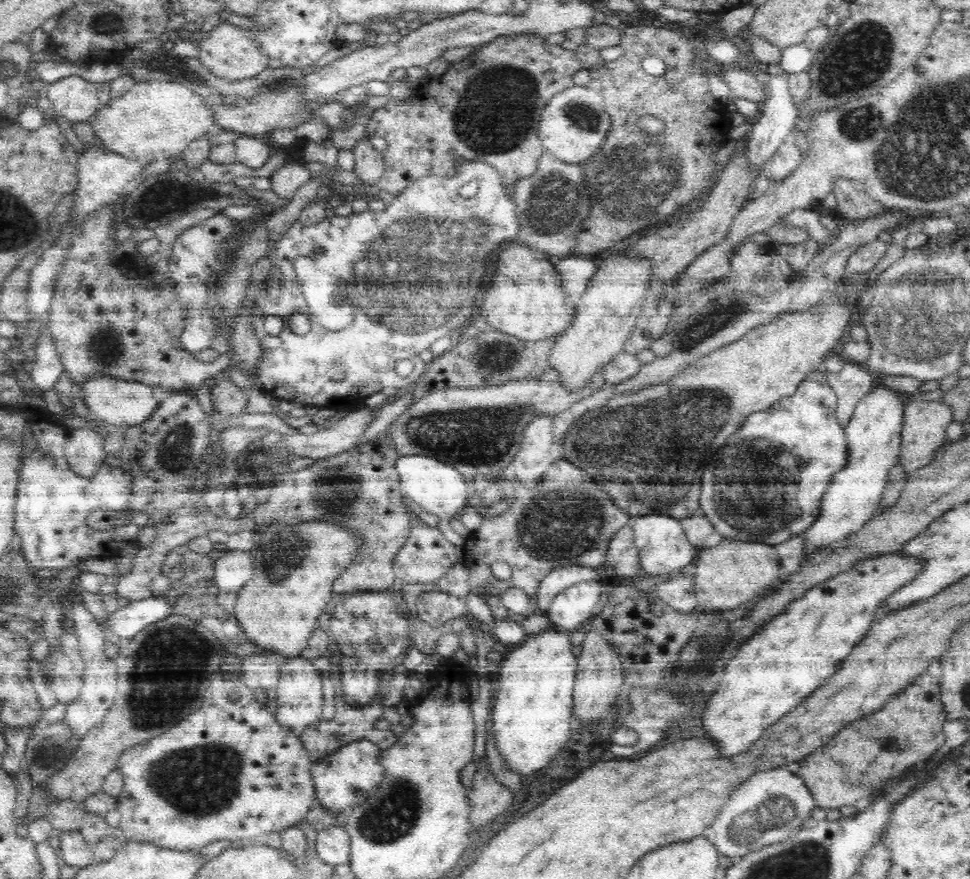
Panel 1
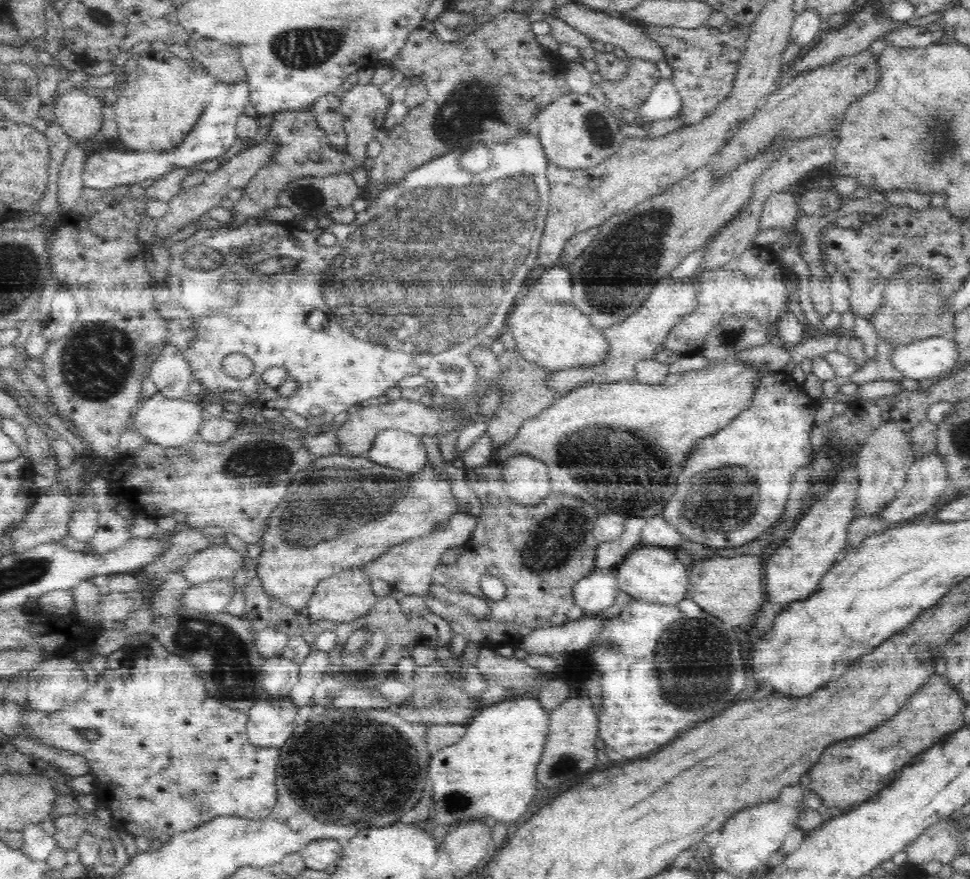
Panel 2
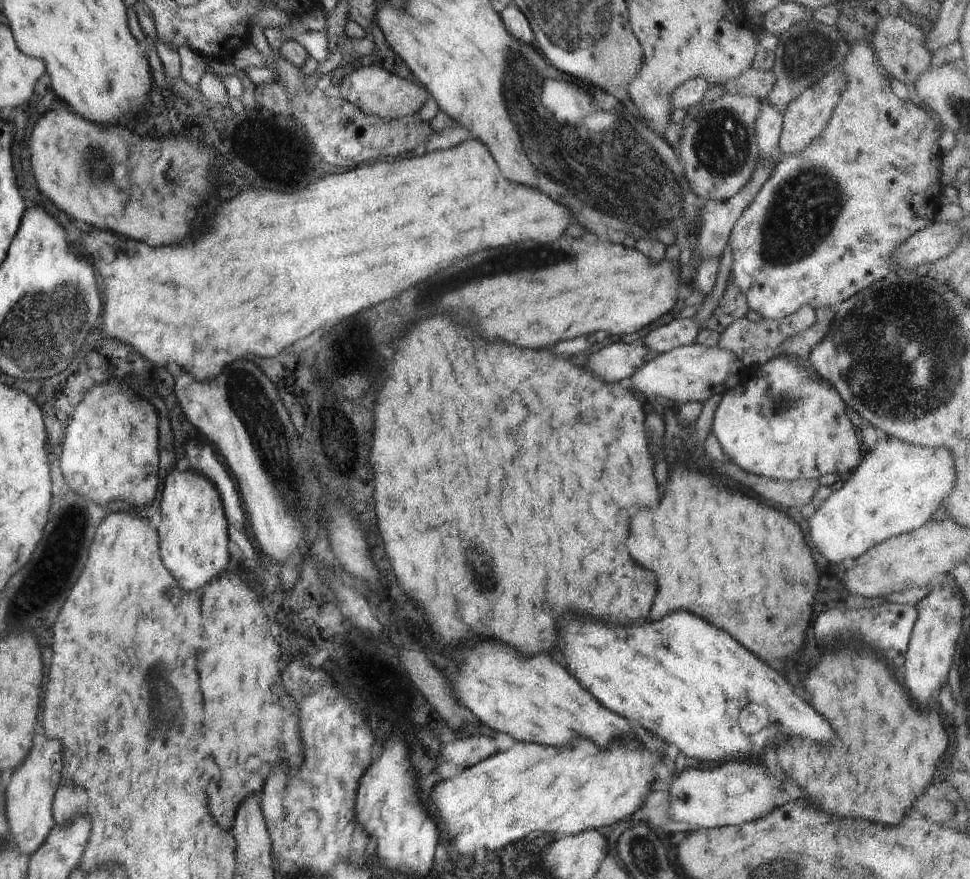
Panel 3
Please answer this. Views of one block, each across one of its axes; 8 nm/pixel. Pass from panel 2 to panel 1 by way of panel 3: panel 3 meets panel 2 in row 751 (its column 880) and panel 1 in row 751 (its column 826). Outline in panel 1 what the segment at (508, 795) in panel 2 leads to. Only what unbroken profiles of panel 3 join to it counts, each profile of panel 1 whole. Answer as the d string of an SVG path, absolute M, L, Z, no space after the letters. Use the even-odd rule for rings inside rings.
M555 626L550 627L547 631L541 631L539 634L528 635L527 638L520 644L513 646L509 653L505 656L503 661L499 662L500 679L497 682L499 692L496 693L490 706L490 719L492 720L491 728L494 728L494 738L496 738L496 748L498 752L502 754L502 758L506 763L506 766L518 774L532 774L536 770L542 770L544 766L548 766L548 762L562 750L562 746L566 744L568 740L568 734L570 734L570 706L572 706L572 696L574 683L576 682L576 665L577 657L572 653L572 643L570 641L570 632L562 631Z

